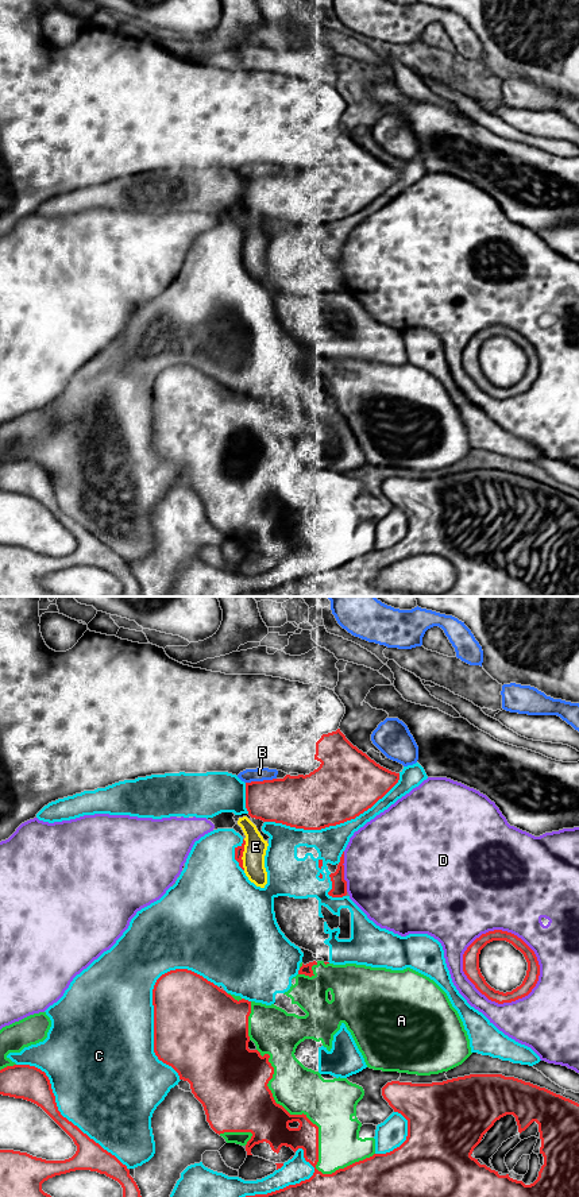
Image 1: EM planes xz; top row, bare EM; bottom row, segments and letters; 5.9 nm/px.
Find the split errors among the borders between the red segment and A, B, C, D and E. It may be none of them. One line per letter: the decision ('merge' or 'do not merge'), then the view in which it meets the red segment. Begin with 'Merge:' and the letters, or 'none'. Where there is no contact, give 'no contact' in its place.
Merge: none
A: do not merge | xz
B: do not merge | xz
C: do not merge | xz
D: do not merge | xz
E: do not merge | xz

